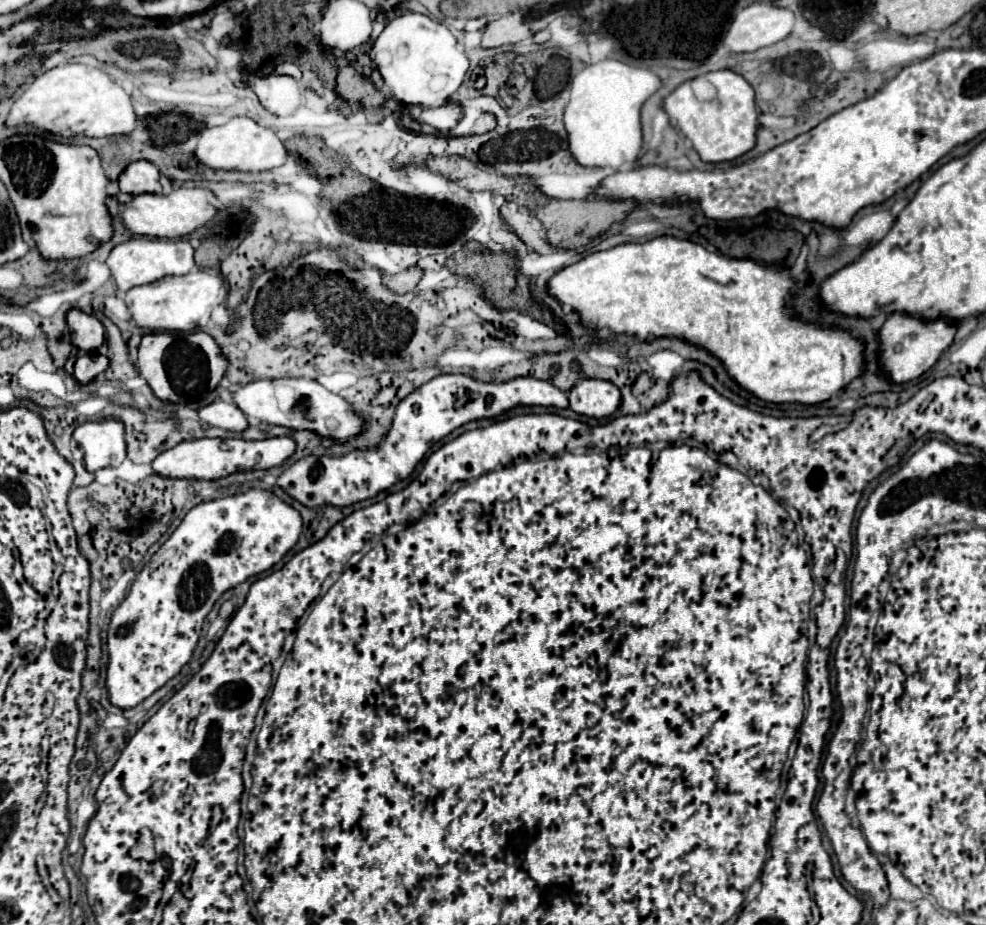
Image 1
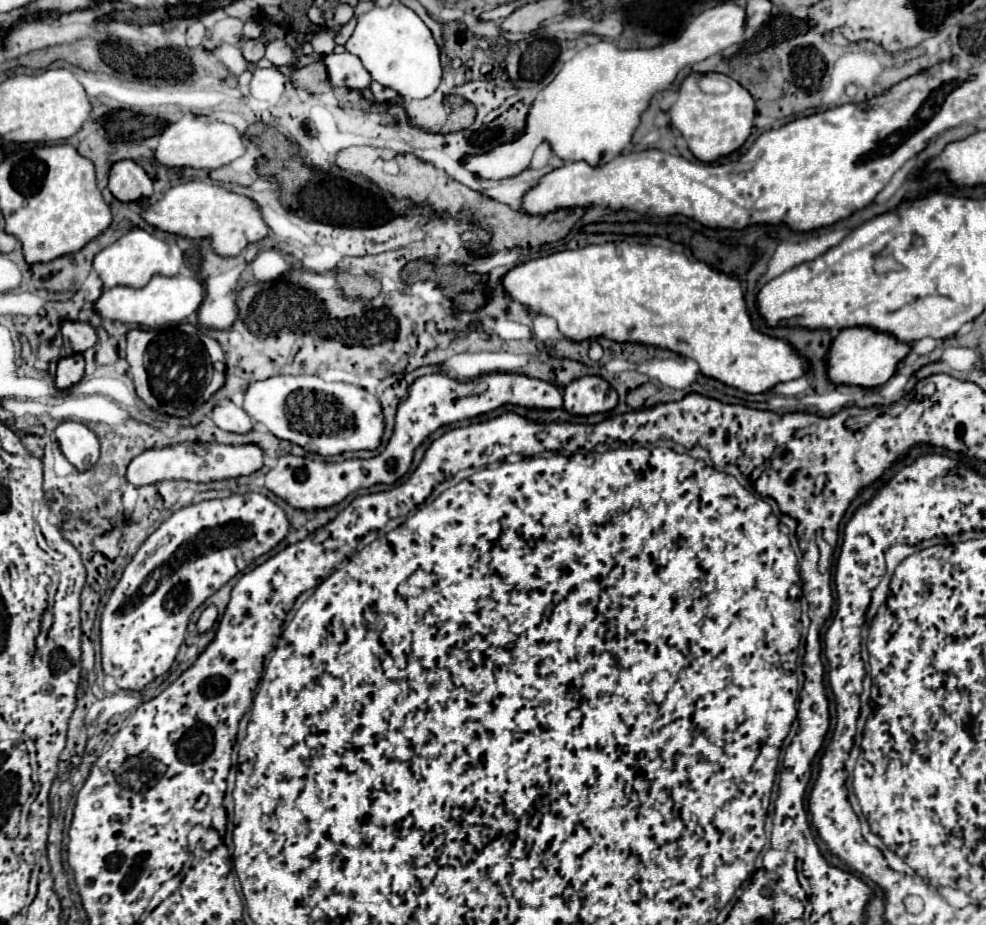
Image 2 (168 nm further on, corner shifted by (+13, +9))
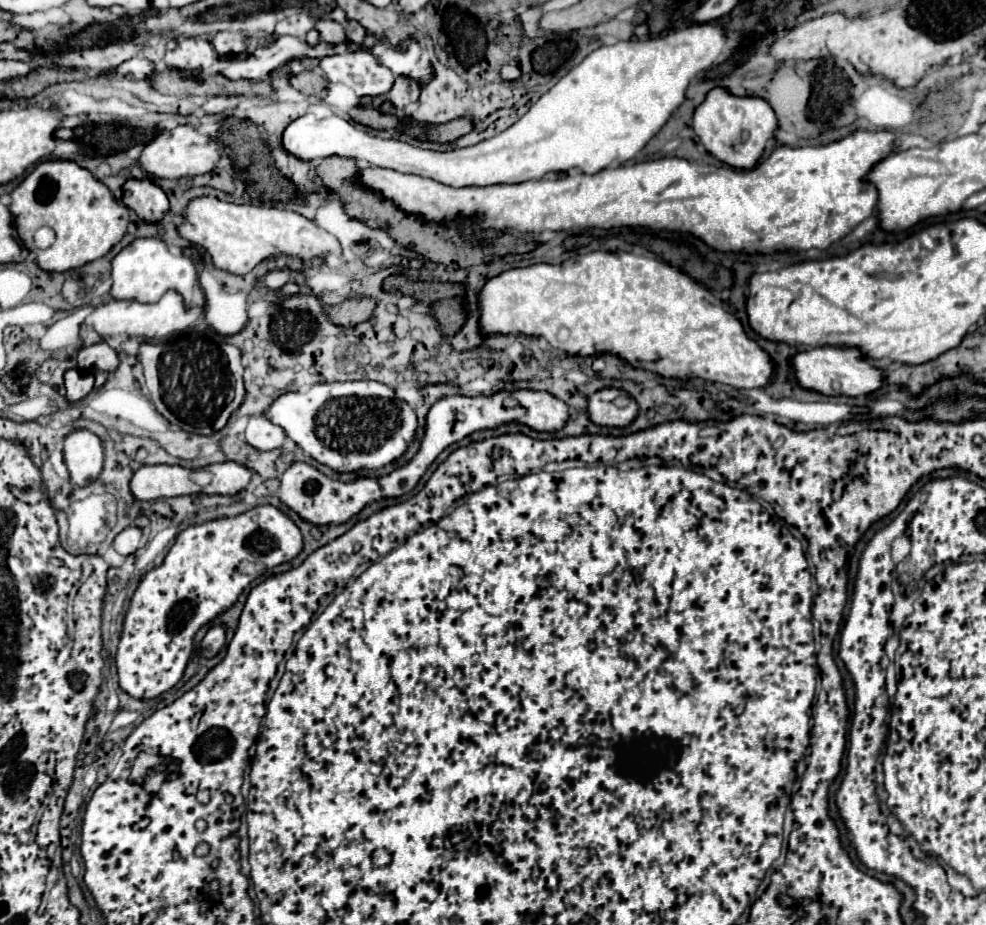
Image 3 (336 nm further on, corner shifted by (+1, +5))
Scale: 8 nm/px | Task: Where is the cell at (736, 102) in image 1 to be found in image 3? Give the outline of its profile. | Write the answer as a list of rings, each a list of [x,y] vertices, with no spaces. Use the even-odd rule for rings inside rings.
[[[714,87],[696,107],[692,127],[706,151],[718,161],[736,169],[752,169],[764,153],[766,141],[774,135],[778,121],[772,107],[760,97],[734,97],[726,89]]]

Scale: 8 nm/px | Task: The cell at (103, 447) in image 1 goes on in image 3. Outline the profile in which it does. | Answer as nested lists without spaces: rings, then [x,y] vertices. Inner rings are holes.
[[[76,429],[64,439],[64,463],[74,485],[88,485],[98,479],[104,467],[104,447],[98,435],[88,429]]]

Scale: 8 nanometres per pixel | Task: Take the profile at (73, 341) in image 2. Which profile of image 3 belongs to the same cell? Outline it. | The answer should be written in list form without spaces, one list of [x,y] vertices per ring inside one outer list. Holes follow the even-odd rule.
[[[106,341],[82,347],[78,351],[78,367],[112,371],[118,367],[118,353]]]

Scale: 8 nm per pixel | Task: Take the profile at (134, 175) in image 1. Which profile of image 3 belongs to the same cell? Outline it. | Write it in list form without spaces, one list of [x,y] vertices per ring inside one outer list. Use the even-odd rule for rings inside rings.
[[[130,179],[122,187],[124,205],[130,207],[140,219],[148,223],[156,223],[170,209],[168,197],[164,191],[154,185],[150,179]]]

